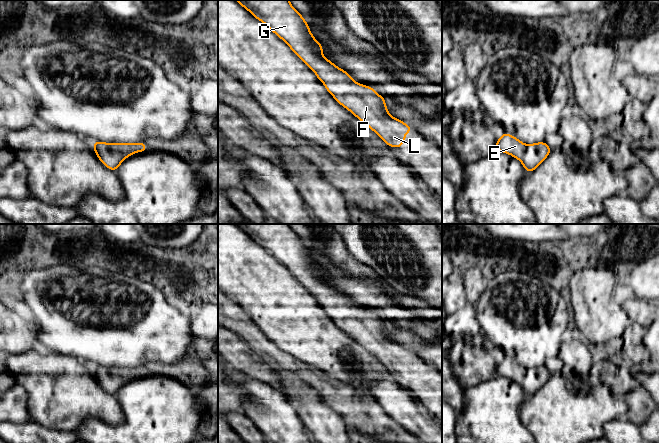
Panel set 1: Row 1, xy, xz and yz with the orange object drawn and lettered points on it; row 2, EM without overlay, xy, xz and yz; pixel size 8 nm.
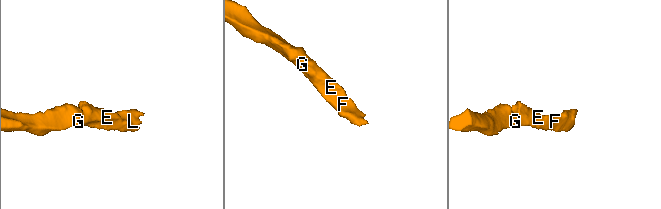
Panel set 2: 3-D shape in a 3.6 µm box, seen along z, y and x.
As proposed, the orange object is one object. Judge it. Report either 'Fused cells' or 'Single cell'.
Single cell

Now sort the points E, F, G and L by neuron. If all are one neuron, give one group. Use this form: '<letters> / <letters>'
E F G L

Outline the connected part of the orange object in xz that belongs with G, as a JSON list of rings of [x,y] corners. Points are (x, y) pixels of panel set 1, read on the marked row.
[[[289,0],[235,1],[281,38],[316,74],[318,80],[325,85],[326,90],[334,99],[349,110],[356,118],[360,119],[368,128],[372,129],[388,147],[403,147],[405,134],[410,133],[413,128],[388,113],[385,98],[377,94],[373,87],[356,83],[345,70],[338,68],[321,54],[324,47],[313,37],[308,23],[290,4]]]

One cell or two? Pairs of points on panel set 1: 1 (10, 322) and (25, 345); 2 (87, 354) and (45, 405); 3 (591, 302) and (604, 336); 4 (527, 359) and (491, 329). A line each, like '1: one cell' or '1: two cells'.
1: one cell
2: two cells
3: one cell
4: one cell

